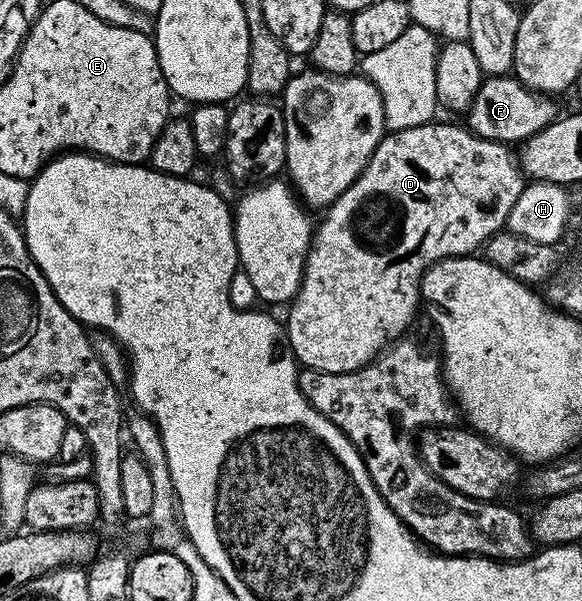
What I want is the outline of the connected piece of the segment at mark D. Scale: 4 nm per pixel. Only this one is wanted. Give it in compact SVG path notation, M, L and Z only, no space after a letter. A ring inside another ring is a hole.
M429 123L427 125L419 125L418 127L410 127L409 129L398 129L389 132L378 143L378 147L374 151L374 155L370 155L370 163L366 163L366 167L358 175L358 179L354 179L354 183L350 183L350 187L346 187L346 191L342 191L342 195L338 195L338 199L334 204L329 205L324 217L315 226L312 235L312 244L308 246L308 256L304 259L304 273L300 276L300 290L296 292L296 296L292 298L288 309L288 325L286 321L286 345L290 350L293 358L305 369L317 369L319 373L349 373L355 369L361 369L364 365L368 364L373 357L378 353L384 352L388 348L389 344L397 339L403 338L404 333L408 329L408 324L416 317L416 309L418 313L418 306L421 304L420 300L420 280L424 278L424 271L428 269L434 263L443 261L445 257L466 257L475 254L477 250L483 246L484 242L489 237L493 237L495 233L501 232L508 224L508 216L510 215L510 207L514 207L514 203L518 203L518 195L524 190L526 184L526 178L520 168L520 163L517 154L513 152L509 146L504 145L501 141L487 141L481 137L476 136L471 129L460 125L436 125L437 123Z

